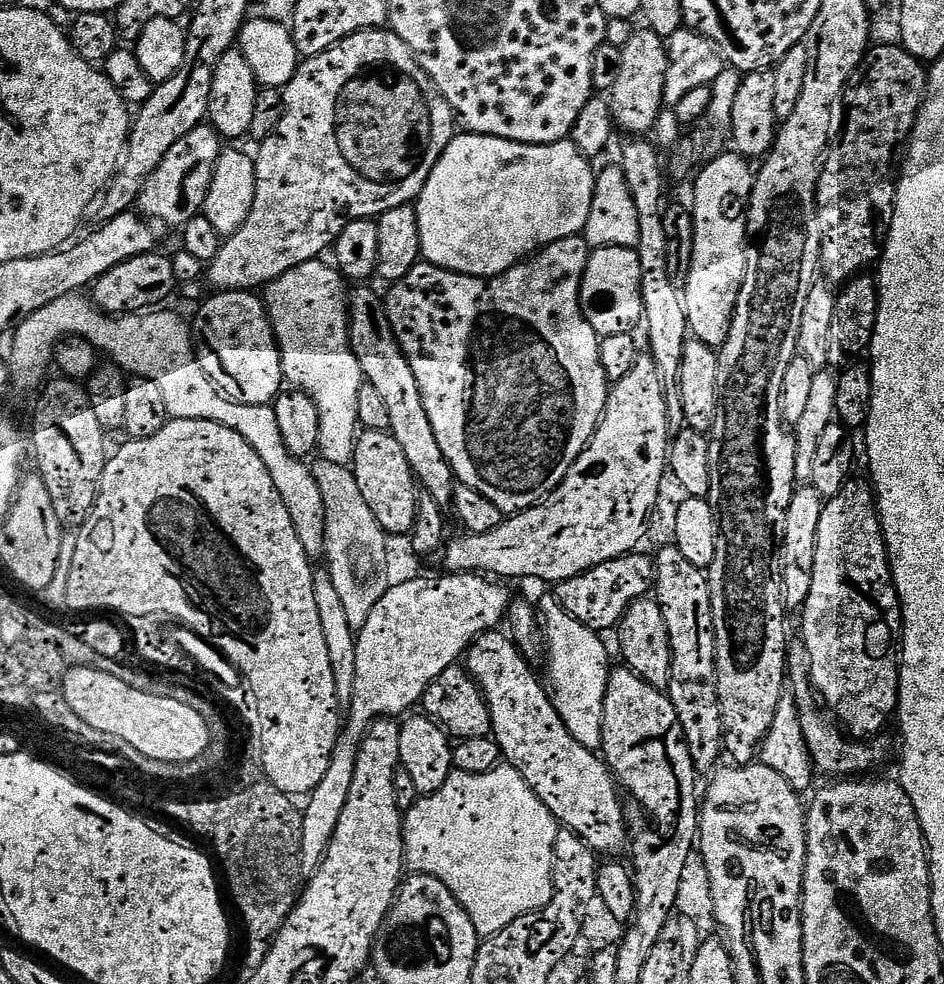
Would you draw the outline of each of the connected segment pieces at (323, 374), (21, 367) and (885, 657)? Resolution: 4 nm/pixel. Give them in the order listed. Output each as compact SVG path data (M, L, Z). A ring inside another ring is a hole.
M311 260L309 264L298 266L294 270L287 272L285 276L281 276L280 279L272 281L266 288L266 293L268 292L268 296L266 295L266 307L268 309L268 319L272 321L272 333L276 336L276 344L280 348L280 361L282 362L285 381L287 381L295 391L305 392L314 402L314 406L318 406L318 414L320 415L319 455L330 462L351 465L352 455L356 449L358 439L358 429L360 428L360 419L358 418L358 394L360 393L360 387L364 385L366 381L364 379L364 371L360 369L360 363L356 355L352 352L352 345L348 338L350 304L346 299L346 292L344 296L345 281L342 279L341 273L337 271L331 263L328 263L329 265L324 263L325 262L321 262L320 260Z
M87 295L63 296L50 302L50 306L42 306L42 310L34 310L34 314L23 320L11 333L12 353L6 356L11 387L15 391L17 388L20 392L35 393L45 383L44 375L48 367L53 367L56 347L61 340L70 336L89 340L103 355L104 352L108 355L107 359L111 363L123 368L125 373L156 383L166 397L166 410L171 419L218 422L242 434L242 438L254 446L258 458L266 462L266 470L270 470L274 486L282 494L286 510L290 510L294 530L298 530L298 538L309 557L316 558L323 553L326 514L322 506L322 490L318 490L318 482L311 467L286 450L286 442L282 442L282 430L278 430L275 407L239 404L237 400L229 400L206 374L206 370L202 370L196 358L194 336L185 335L180 320L173 319L173 316L155 320L130 320L126 314L115 317L100 311Z
M849 479L843 490L825 503L822 518L818 522L814 582L802 609L802 643L808 652L812 686L819 699L849 737L864 738L860 736L878 735L891 720L893 723L898 712L904 616L900 612L900 599L892 584L892 565L888 562L888 547L880 525L876 493L871 483L864 481L863 484L856 479Z

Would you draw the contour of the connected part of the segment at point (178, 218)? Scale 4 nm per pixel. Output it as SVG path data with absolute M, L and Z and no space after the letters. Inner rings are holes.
M208 122L178 138L178 142L170 146L166 158L162 158L158 170L150 174L146 186L140 191L139 211L157 225L173 224L176 230L183 229L184 225L204 211L206 194L214 182L214 170L218 166L221 151L222 137Z

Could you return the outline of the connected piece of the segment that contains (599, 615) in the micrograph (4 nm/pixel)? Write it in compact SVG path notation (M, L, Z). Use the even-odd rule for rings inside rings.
M640 555L619 556L616 560L591 568L581 576L559 581L554 589L556 600L574 619L597 634L604 634L607 628L615 629L620 619L628 613L628 608L636 600L645 599L653 591L653 557Z

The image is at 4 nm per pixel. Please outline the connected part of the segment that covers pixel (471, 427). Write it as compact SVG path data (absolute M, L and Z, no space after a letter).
M578 235L562 238L549 244L547 248L541 248L531 258L515 264L501 276L463 276L427 262L417 262L410 274L406 274L406 278L391 285L392 293L386 296L392 329L398 338L400 349L410 362L410 370L414 370L414 378L426 406L426 418L430 418L430 426L434 426L434 438L438 438L438 446L442 446L446 462L450 462L453 477L459 483L478 490L478 494L490 498L490 502L494 502L494 506L498 506L498 510L505 514L525 512L528 508L544 503L555 492L566 474L570 474L574 462L592 441L592 435L595 434L604 417L604 408L608 405L610 385L600 361L601 337L596 335L594 326L586 322L580 308L580 287L589 255L588 241L583 235Z

